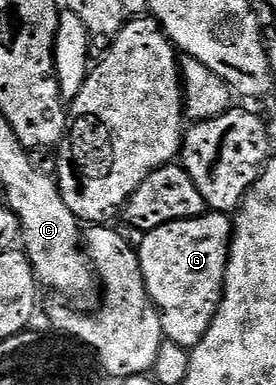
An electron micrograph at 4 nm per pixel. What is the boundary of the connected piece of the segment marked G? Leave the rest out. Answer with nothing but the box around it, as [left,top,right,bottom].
[138,212,233,348]

